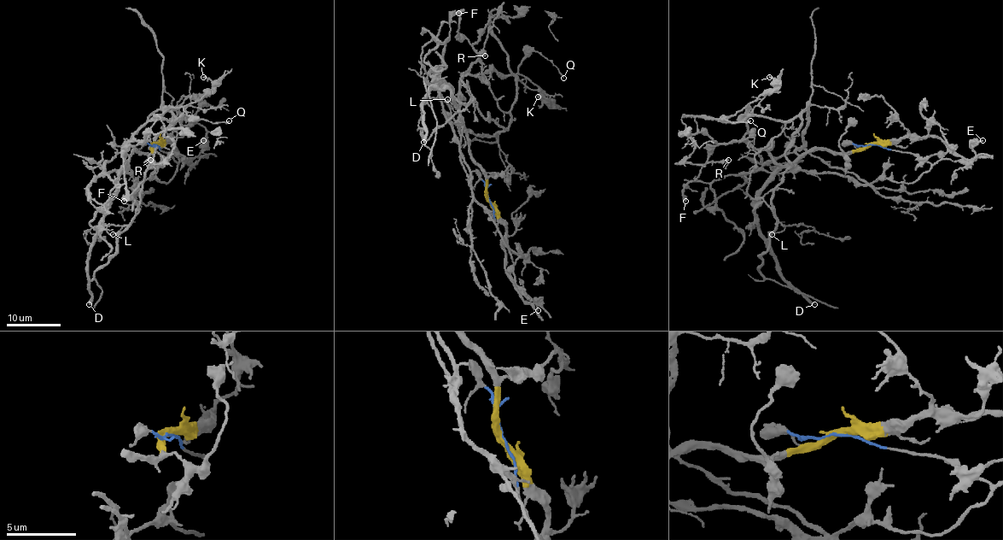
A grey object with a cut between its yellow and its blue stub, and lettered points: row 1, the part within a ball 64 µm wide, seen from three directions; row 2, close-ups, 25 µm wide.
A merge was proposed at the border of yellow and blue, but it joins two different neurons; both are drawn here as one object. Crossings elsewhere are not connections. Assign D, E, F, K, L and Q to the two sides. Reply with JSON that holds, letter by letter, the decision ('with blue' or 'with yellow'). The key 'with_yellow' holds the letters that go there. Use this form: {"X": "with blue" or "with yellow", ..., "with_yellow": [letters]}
{"D": "with yellow", "E": "with yellow", "F": "with yellow", "K": "with yellow", "L": "with blue", "Q": "with yellow", "with_yellow": ["D", "E", "F", "K", "Q"]}

